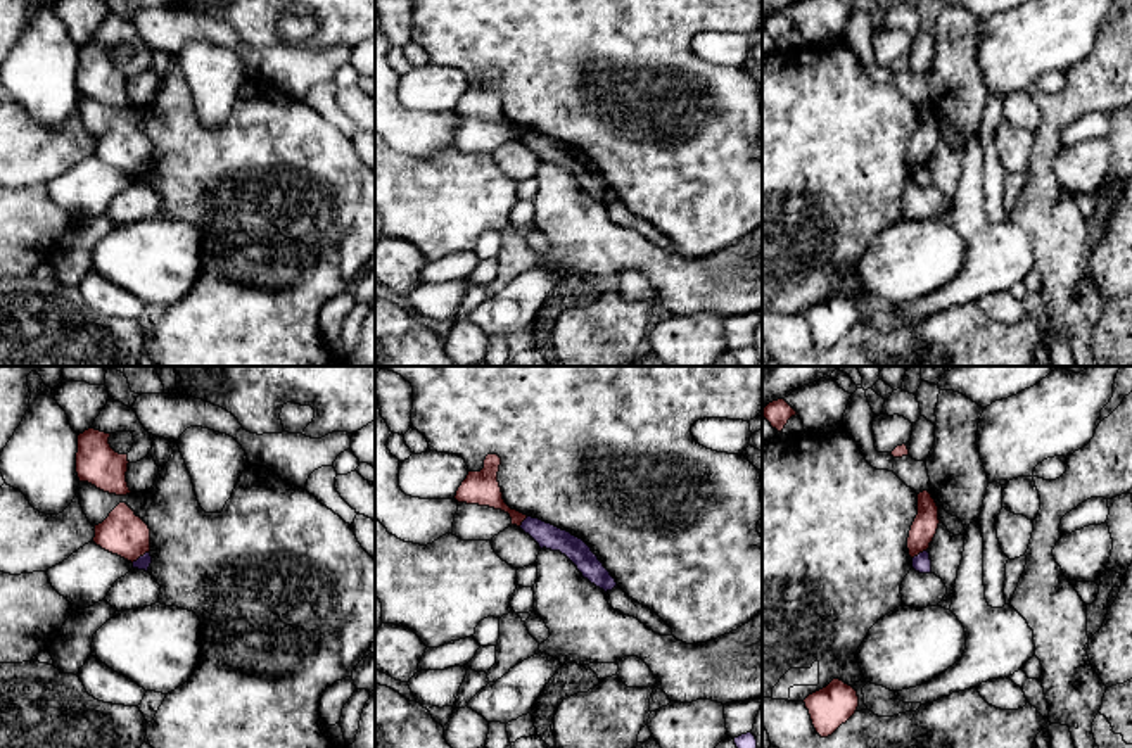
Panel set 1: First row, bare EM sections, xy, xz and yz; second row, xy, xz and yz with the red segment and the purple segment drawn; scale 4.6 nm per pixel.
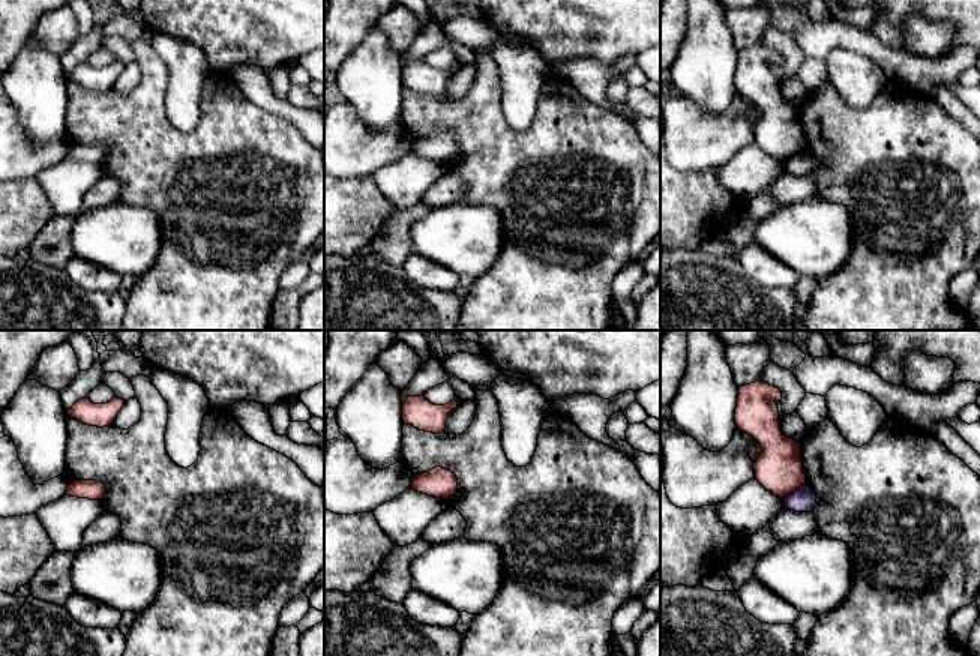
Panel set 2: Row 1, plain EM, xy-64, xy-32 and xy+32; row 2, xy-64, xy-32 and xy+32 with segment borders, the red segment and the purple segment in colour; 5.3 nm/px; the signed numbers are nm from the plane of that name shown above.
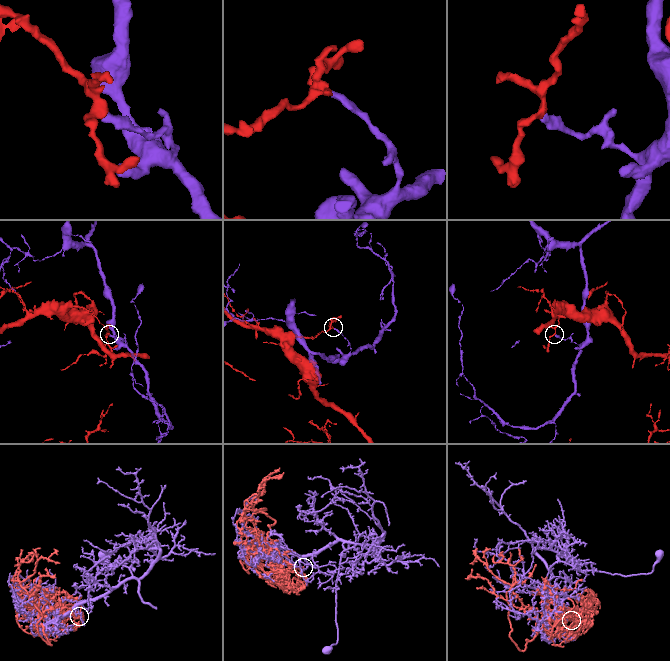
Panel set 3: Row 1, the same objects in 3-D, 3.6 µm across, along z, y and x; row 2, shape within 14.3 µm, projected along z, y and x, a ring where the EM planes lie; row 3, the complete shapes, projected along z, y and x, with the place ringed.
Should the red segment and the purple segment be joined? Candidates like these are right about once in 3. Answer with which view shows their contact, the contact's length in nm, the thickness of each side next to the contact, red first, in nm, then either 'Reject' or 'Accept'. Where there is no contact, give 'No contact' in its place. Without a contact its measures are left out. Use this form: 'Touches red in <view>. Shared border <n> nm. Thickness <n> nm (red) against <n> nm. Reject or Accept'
Touches red in xy. Shared border 110 nm. Thickness 200 nm (red) against 70 nm. Reject

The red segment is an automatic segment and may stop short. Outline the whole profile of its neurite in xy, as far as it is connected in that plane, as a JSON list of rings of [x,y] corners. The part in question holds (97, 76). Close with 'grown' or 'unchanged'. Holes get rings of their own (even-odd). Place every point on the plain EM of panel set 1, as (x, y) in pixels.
[[[88,41],[78,48],[76,86],[79,95],[88,95],[97,102],[126,109],[128,67],[116,66],[109,57],[111,47]]] | unchanged

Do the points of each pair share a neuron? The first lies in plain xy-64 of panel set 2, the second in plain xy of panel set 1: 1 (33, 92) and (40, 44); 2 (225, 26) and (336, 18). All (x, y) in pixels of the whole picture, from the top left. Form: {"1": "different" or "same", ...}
{"1": "same", "2": "same"}

